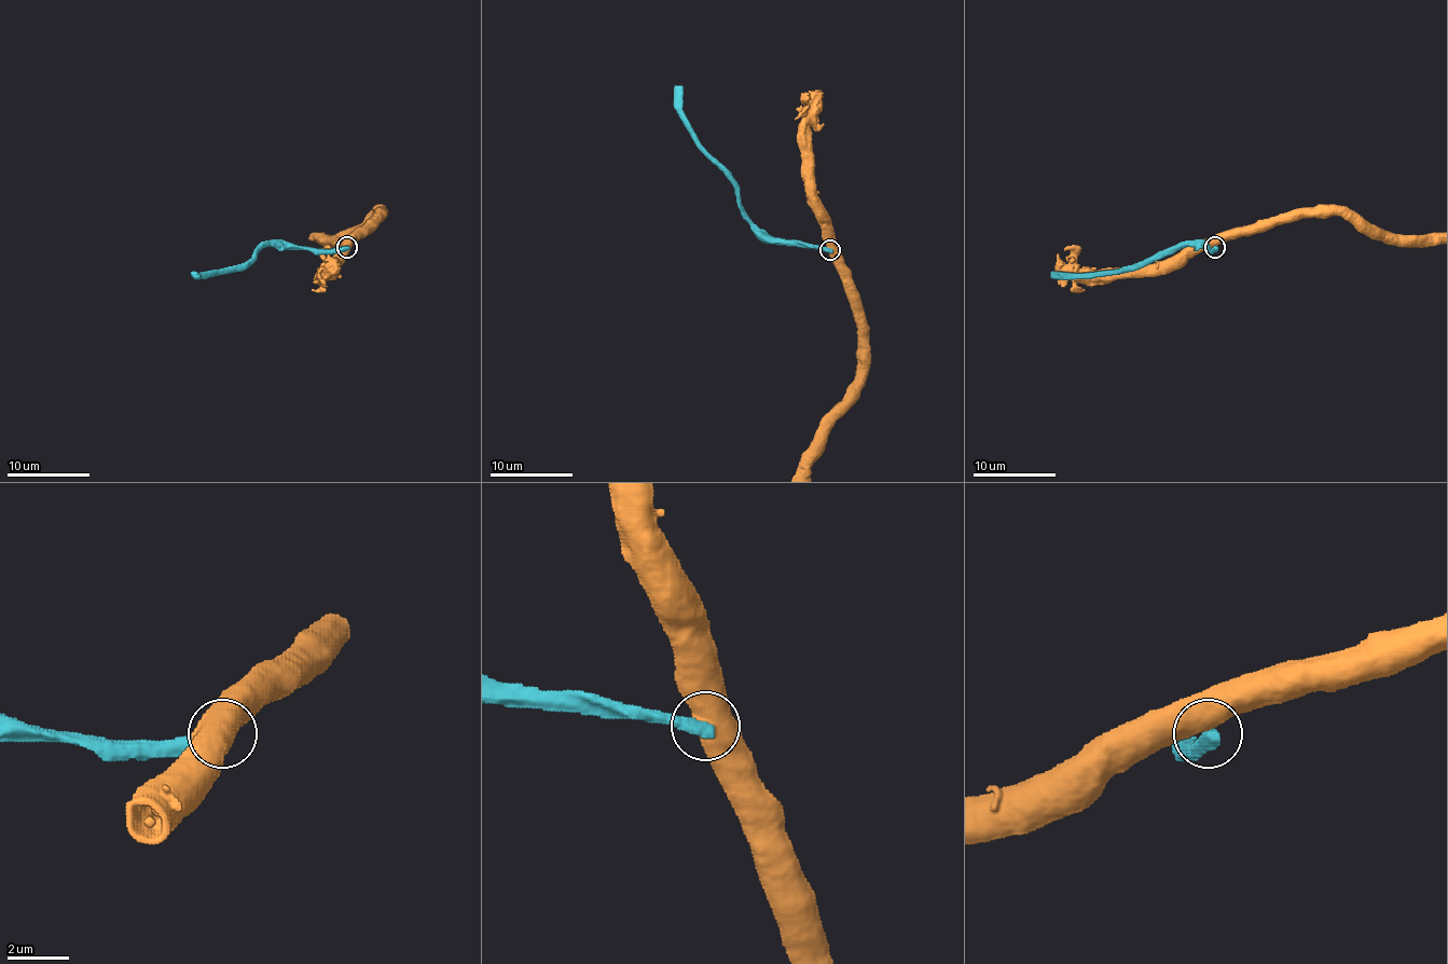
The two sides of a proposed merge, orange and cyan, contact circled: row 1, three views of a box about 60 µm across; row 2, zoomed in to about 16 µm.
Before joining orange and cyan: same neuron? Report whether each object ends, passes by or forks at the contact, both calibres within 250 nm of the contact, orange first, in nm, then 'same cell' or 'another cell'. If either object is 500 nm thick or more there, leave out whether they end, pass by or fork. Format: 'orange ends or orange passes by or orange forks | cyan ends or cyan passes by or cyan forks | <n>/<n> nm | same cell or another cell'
700/480 nm | another cell

